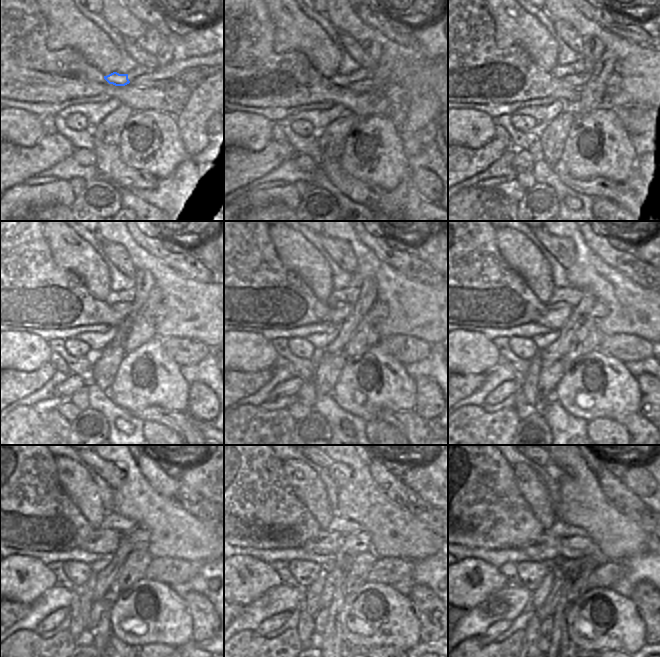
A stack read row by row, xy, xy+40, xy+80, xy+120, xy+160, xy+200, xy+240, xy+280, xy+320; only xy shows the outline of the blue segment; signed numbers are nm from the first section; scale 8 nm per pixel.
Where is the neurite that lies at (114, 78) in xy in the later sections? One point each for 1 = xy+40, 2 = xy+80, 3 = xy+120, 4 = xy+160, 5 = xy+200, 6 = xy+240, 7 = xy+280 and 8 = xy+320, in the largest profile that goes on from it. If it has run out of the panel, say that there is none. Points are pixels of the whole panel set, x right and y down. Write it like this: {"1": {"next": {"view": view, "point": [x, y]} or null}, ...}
{"1": {"next": {"view": "xy+40", "point": [340, 79]}}, "2": {"next": {"view": "xy+80", "point": [575, 81]}}, "3": {"next": {"view": "xy+120", "point": [122, 309]}}, "4": {"next": {"view": "xy+160", "point": [340, 311]}}, "5": {"next": {"view": "xy+200", "point": [556, 315]}}, "6": {"next": {"view": "xy+240", "point": [101, 541]}}, "7": {"next": {"view": "xy+280", "point": [325, 543]}}, "8": {"next": {"view": "xy+320", "point": [546, 547]}}}

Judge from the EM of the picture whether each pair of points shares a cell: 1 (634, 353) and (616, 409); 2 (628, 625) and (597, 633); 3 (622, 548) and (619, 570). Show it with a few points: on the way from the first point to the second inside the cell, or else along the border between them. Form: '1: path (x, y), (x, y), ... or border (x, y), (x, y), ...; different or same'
1: border (601, 352), (616, 357), (623, 362); different
2: path (620, 625), (615, 625), (605, 635); same
3: border (608, 559), (616, 561); different

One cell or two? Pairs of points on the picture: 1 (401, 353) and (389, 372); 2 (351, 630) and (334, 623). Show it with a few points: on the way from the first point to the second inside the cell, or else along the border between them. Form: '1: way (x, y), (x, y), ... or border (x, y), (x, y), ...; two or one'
1: border (378, 345), (404, 365); two
2: border (343, 602), (338, 620), (341, 634), (350, 645); two

